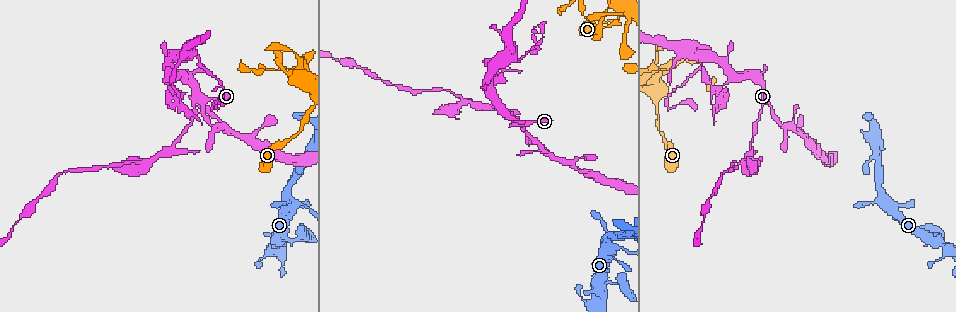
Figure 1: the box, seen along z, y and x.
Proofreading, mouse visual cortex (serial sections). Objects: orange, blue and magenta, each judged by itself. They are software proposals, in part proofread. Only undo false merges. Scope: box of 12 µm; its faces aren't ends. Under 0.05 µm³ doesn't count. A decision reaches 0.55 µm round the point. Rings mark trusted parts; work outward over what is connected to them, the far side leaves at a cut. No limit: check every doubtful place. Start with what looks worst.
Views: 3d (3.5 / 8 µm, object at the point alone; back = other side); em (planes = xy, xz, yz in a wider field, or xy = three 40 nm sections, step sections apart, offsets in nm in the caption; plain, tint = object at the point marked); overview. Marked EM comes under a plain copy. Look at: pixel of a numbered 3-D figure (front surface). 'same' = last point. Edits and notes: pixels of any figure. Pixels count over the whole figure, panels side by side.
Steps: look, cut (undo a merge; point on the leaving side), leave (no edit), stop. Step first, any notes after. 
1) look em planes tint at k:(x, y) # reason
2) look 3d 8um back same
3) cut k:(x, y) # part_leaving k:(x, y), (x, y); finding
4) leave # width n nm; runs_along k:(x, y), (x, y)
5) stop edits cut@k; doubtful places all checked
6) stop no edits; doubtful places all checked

look 3d 8um at 1:(275, 69) # sudden change in width

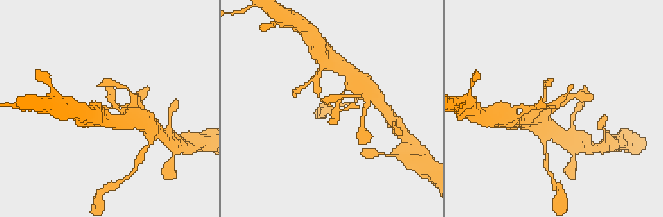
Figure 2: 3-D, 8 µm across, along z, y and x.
look em xy step 2 tint at 2:(332, 105) # now the EM

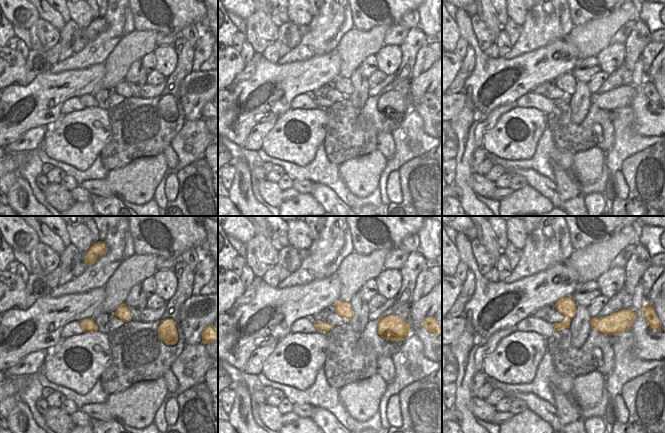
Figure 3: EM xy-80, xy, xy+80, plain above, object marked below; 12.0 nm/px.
leave # runs_along 2:(122, 112), (114, 103), (92, 105); all the same cell

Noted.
look 3d 8um back at 1:(492, 107) # a narrow waist

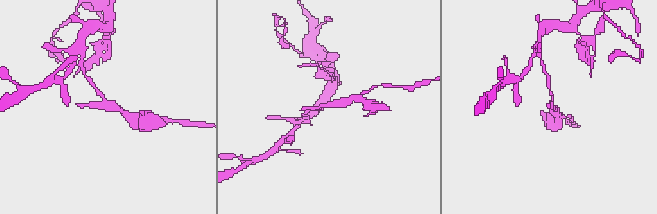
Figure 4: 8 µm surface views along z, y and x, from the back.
look em xy step 3 tint at 4:(552, 101)

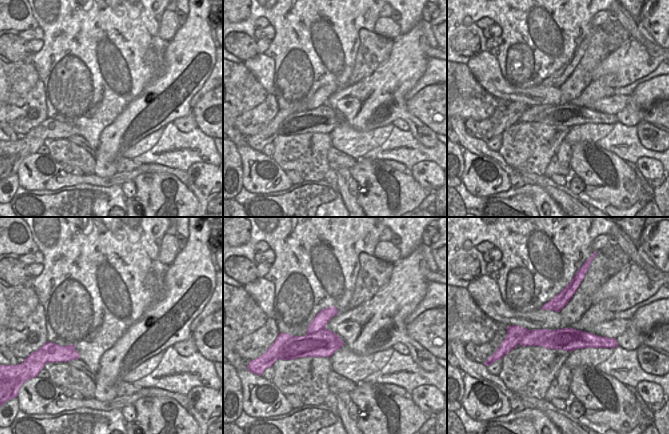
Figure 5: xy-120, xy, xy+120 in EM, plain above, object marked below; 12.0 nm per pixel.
leave # runs_along 4:(87, 78), (107, 105), (127, 114); all the same cell

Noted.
look em xy step 3 tint at 1:(175, 90) # sharp bend

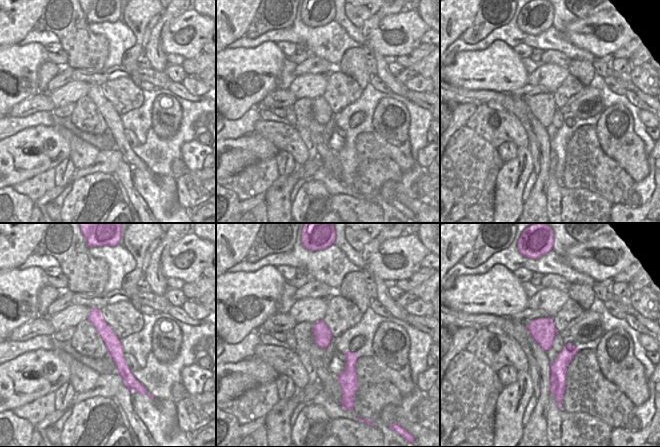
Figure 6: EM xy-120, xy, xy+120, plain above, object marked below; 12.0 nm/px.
look 3d 3.5um same # wider look

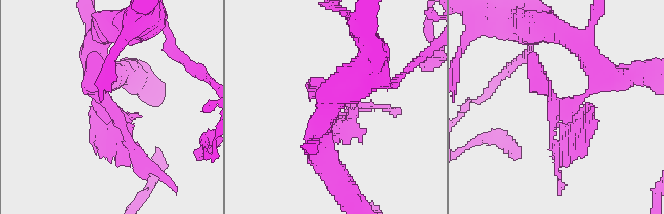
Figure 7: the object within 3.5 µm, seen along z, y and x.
leave # runs_along 7:(607, 78), (558, 108), (533, 53); one cell here

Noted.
look 3d 3.5um at 1:(145, 162) # sudden change in width

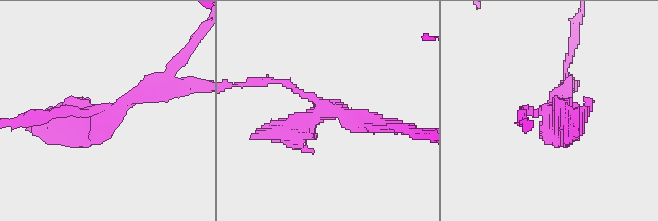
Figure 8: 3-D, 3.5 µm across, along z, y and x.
look em planes tint at 8:(327, 111) # now the EM

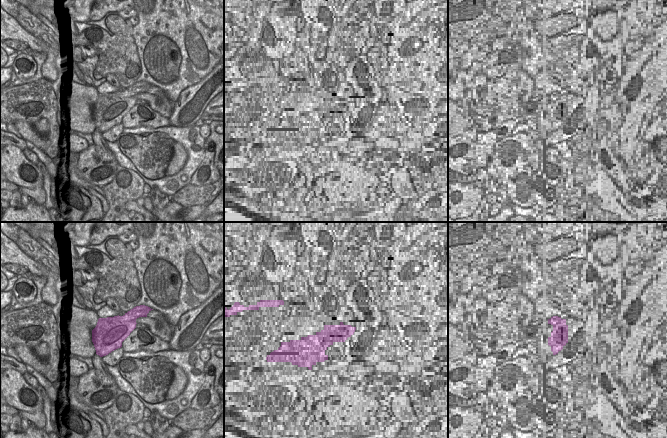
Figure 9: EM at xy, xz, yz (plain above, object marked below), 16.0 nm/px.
leave # one cell here

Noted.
look 3d 8um at 1:(505, 56) # three arms meet

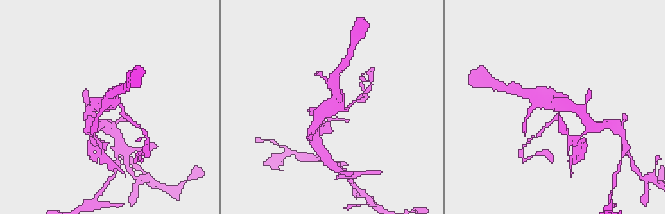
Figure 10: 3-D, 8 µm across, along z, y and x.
look 3d 3.5um at 10:(332, 103) # closer look

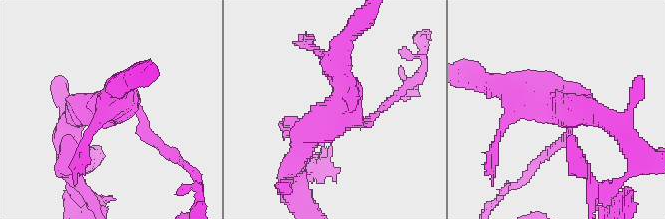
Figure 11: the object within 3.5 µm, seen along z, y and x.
look em xy step 2 tint at 11:(559, 104) # shape alone is not enough

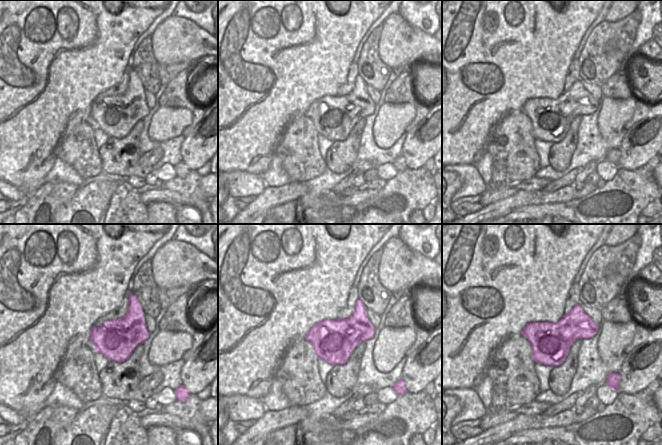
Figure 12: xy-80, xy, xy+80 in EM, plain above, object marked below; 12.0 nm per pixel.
leave # runs_along 11:(296, 160), (345, 96), (339, 55); one cell here

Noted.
look 3d 3.5um at 1:(608, 249)

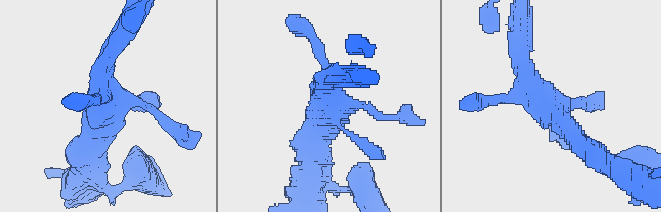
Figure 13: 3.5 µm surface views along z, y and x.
look em planes tint at 13:(332, 105)

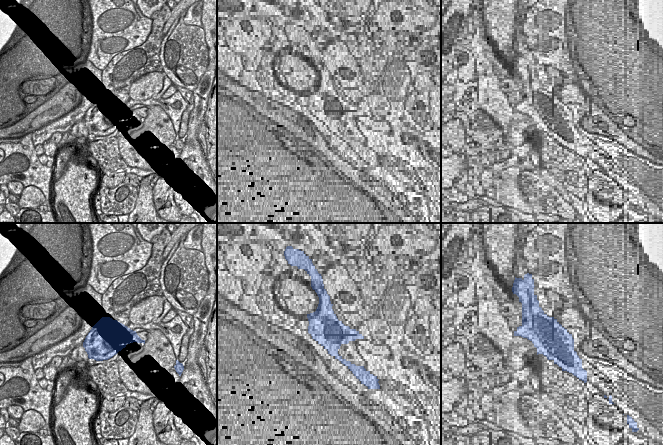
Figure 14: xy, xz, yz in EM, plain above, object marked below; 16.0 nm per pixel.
leave # runs_along 13:(591, 152), (532, 85), (524, 48); continuous, no second cell

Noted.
stop no edits; doubtful places all checked

